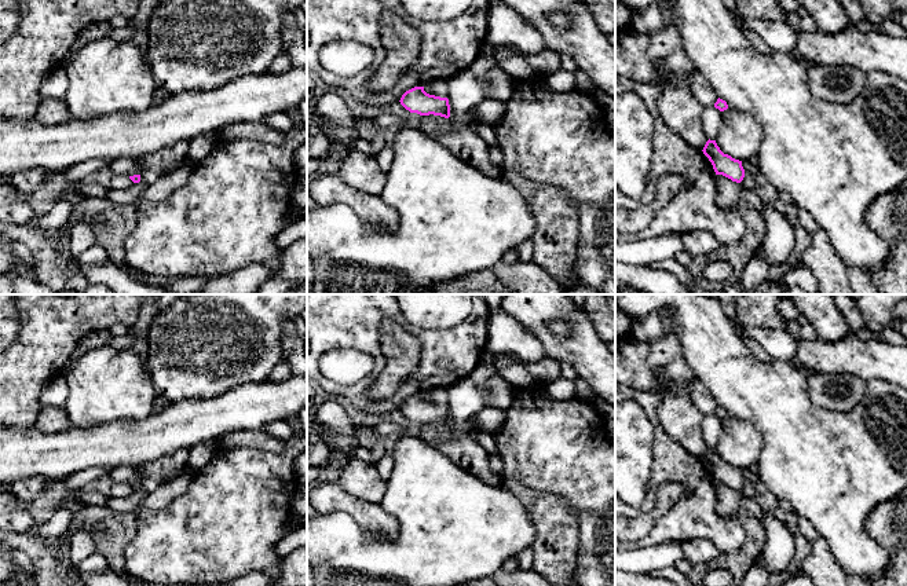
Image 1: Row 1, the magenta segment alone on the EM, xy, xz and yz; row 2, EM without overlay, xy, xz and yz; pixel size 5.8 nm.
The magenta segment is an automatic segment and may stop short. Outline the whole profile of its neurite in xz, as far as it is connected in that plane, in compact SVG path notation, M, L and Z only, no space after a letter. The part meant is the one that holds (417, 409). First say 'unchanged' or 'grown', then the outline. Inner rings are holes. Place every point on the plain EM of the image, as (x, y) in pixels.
unchanged; M414 395L406 399L399 410L410 421L420 424L434 422L445 426L450 425L449 407L429 403L424 399L424 395Z

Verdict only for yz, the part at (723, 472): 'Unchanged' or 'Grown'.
Unchanged

